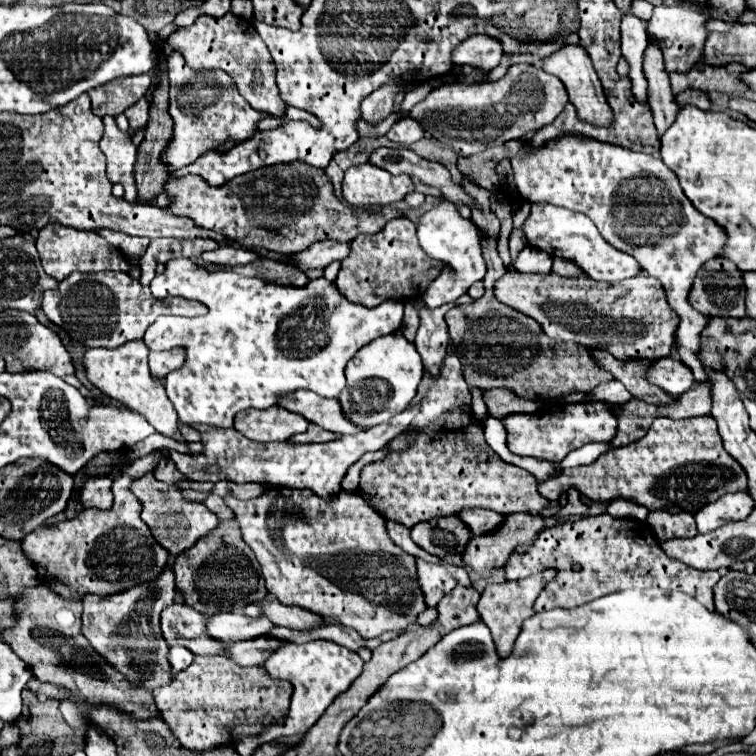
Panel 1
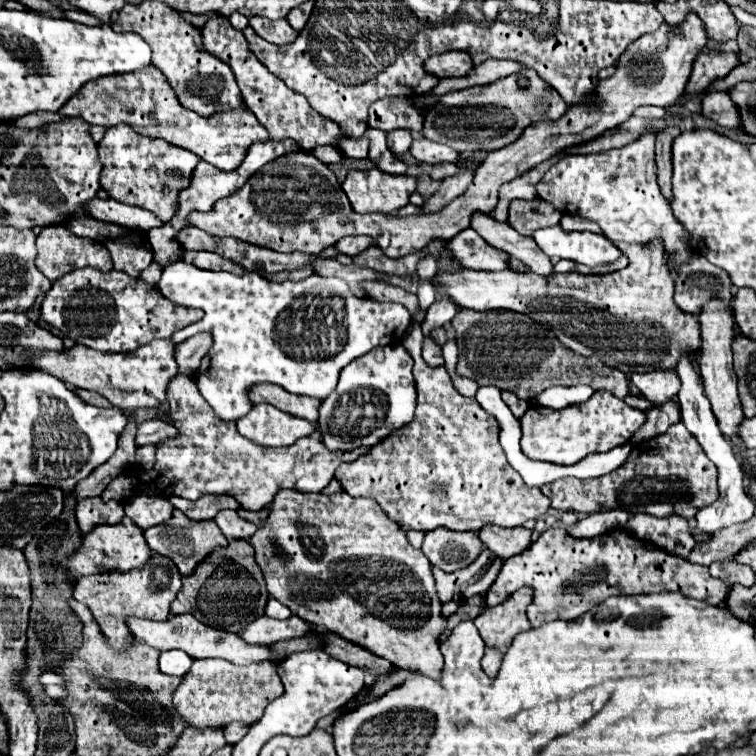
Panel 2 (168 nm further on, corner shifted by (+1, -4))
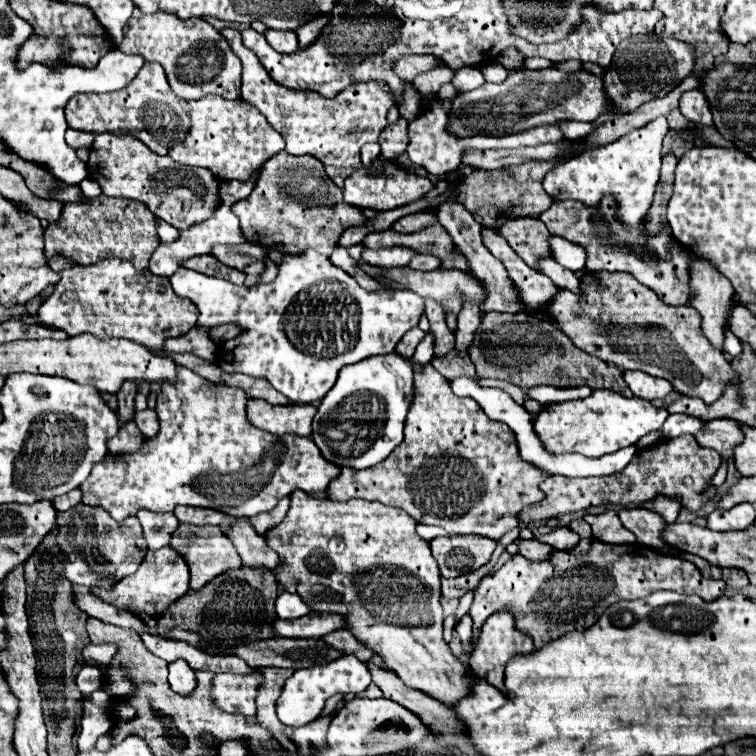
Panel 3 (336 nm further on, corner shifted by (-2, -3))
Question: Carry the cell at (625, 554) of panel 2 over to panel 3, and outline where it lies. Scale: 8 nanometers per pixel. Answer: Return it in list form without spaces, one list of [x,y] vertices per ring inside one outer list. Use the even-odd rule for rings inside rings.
[[[583,538],[571,554],[569,554],[569,550],[553,550],[553,556],[549,560],[543,560],[543,562],[531,562],[531,560],[523,558],[521,554],[515,554],[499,570],[485,576],[479,582],[479,586],[475,588],[475,598],[473,598],[473,604],[469,610],[469,614],[473,618],[471,640],[475,642],[479,638],[481,624],[491,614],[495,614],[501,608],[509,608],[509,612],[515,618],[517,630],[521,630],[523,634],[529,634],[533,638],[535,650],[539,650],[545,644],[565,636],[567,632],[575,632],[575,630],[583,632],[583,630],[591,628],[611,604],[615,604],[619,600],[647,598],[649,594],[653,594],[657,590],[673,590],[679,594],[697,594],[699,598],[709,602],[709,600],[715,600],[717,596],[723,594],[725,582],[703,578],[695,564],[685,562],[685,560],[671,556],[671,554],[661,554],[657,550],[645,548],[643,544],[619,546],[619,544],[605,544],[597,538]]]

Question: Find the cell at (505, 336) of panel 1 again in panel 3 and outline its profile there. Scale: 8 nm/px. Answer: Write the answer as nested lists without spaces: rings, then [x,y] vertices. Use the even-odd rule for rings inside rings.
[[[489,312],[483,314],[481,326],[475,334],[473,344],[469,346],[471,362],[477,368],[479,378],[499,378],[507,380],[515,386],[519,386],[523,392],[541,386],[551,384],[559,388],[571,388],[571,386],[589,386],[593,390],[605,388],[613,390],[625,398],[631,398],[631,390],[627,388],[623,380],[623,372],[615,366],[609,366],[607,362],[589,356],[581,348],[577,348],[569,336],[565,336],[559,328],[555,328],[549,322],[537,320],[525,312],[521,314],[501,314],[501,312]],[[501,318],[525,318],[525,322],[503,322]]]

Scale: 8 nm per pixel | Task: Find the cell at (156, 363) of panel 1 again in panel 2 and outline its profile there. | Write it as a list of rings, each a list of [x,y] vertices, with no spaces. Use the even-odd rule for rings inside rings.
[[[200,333],[200,335],[194,335],[194,337],[178,343],[176,351],[174,351],[178,371],[184,375],[196,373],[196,369],[200,367],[200,359],[208,353],[208,349],[210,349],[210,335],[208,333]]]

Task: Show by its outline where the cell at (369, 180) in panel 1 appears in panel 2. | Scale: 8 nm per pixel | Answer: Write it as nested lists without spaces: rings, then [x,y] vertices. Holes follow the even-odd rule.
[[[374,167],[368,171],[348,171],[342,189],[356,213],[398,213],[416,191],[416,179],[390,175]]]

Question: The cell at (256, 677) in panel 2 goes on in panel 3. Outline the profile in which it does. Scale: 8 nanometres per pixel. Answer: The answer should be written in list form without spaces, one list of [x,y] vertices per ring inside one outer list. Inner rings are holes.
[[[215,674],[211,688],[215,704],[231,714],[239,712],[243,716],[253,716],[259,682],[261,674]]]

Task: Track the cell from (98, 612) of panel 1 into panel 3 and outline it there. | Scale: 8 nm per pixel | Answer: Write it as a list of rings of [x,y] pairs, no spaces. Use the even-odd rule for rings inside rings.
[[[161,548],[155,552],[147,552],[145,560],[141,562],[141,568],[123,578],[119,584],[113,586],[113,592],[93,592],[95,596],[101,596],[101,600],[125,608],[125,610],[133,610],[133,608],[143,608],[143,612],[149,612],[149,616],[157,616],[159,612],[165,612],[165,608],[175,602],[177,598],[181,598],[185,592],[189,590],[189,568],[185,558],[173,550],[173,548]]]

